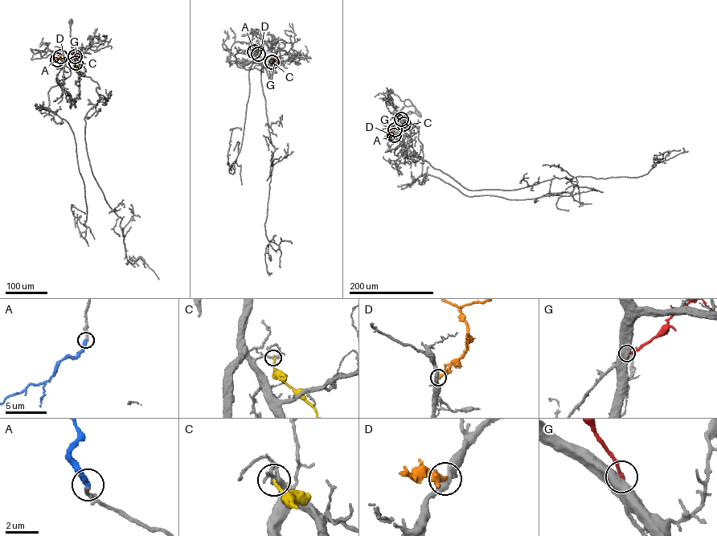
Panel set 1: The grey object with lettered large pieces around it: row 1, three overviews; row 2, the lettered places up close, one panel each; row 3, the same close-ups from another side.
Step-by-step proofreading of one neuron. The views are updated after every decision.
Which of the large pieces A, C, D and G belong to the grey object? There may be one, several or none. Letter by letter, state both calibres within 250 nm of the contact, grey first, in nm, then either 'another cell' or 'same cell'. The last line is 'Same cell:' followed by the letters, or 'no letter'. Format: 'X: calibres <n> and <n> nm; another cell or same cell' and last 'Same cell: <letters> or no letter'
A: calibres 240 and 400 nm; same cell
C: calibres 170 and 190 nm; another cell
D: calibres 360 and 400 nm; another cell
G: calibres 750 and 240 nm; another cell
Same cell: A

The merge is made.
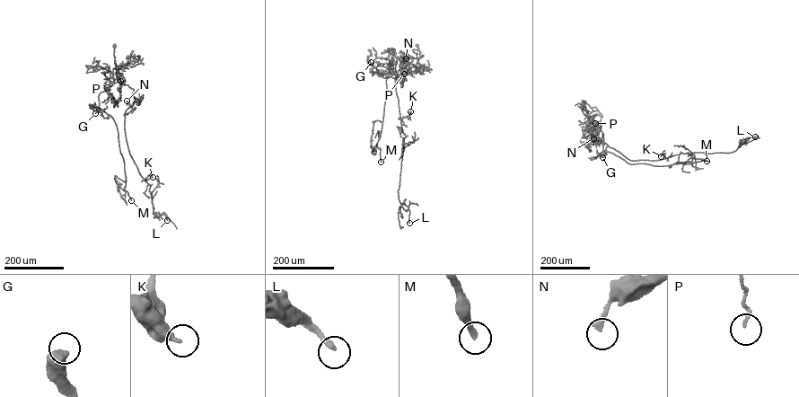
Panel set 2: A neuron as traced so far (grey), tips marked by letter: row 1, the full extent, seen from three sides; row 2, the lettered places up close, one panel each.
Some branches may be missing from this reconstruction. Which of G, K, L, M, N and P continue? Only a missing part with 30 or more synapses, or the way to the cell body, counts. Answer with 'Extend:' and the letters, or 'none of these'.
Extend: M

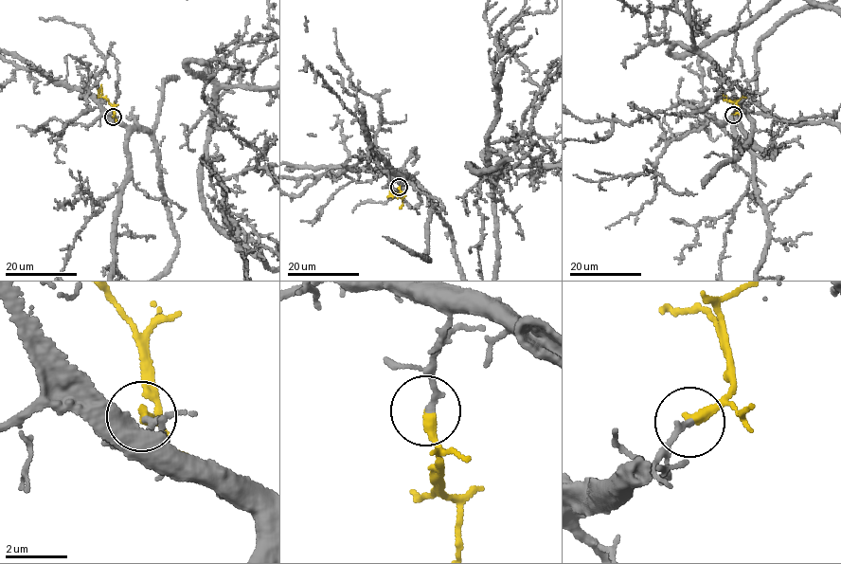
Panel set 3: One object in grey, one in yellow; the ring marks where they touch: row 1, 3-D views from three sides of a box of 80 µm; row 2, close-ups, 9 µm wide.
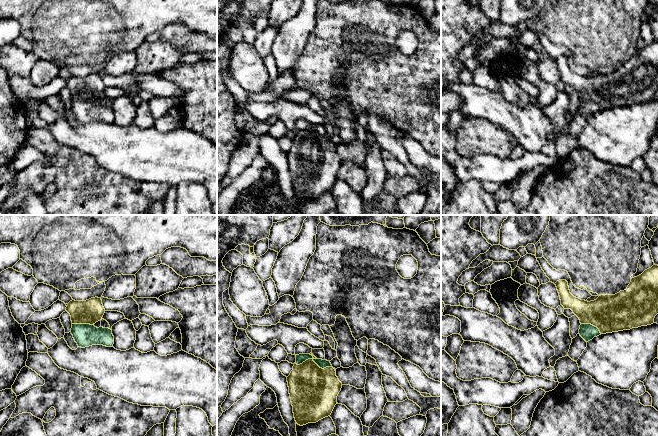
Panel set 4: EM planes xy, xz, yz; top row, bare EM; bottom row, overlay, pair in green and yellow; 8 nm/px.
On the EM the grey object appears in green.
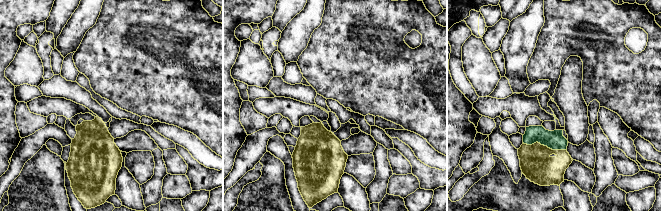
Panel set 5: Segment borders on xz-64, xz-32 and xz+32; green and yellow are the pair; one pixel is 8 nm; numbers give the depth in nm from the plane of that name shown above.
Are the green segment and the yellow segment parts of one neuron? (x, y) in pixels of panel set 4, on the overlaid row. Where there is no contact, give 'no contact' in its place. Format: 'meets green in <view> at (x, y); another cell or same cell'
meets green in xz at (313, 360); same cell

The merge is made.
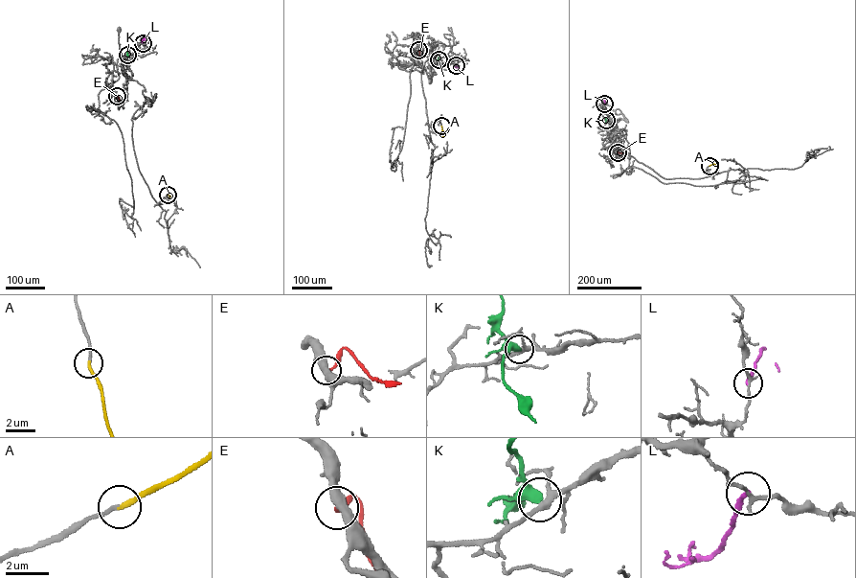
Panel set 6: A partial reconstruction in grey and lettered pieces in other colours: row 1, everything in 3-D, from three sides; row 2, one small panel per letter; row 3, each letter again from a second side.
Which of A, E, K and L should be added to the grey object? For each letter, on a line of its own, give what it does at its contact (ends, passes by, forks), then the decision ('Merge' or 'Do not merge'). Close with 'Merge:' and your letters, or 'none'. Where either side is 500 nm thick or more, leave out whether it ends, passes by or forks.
A: It ends there. Merge
E: It ends there. Do not merge
K: It forks there. Do not merge
L: It ends there. Do not merge
Merge: A

